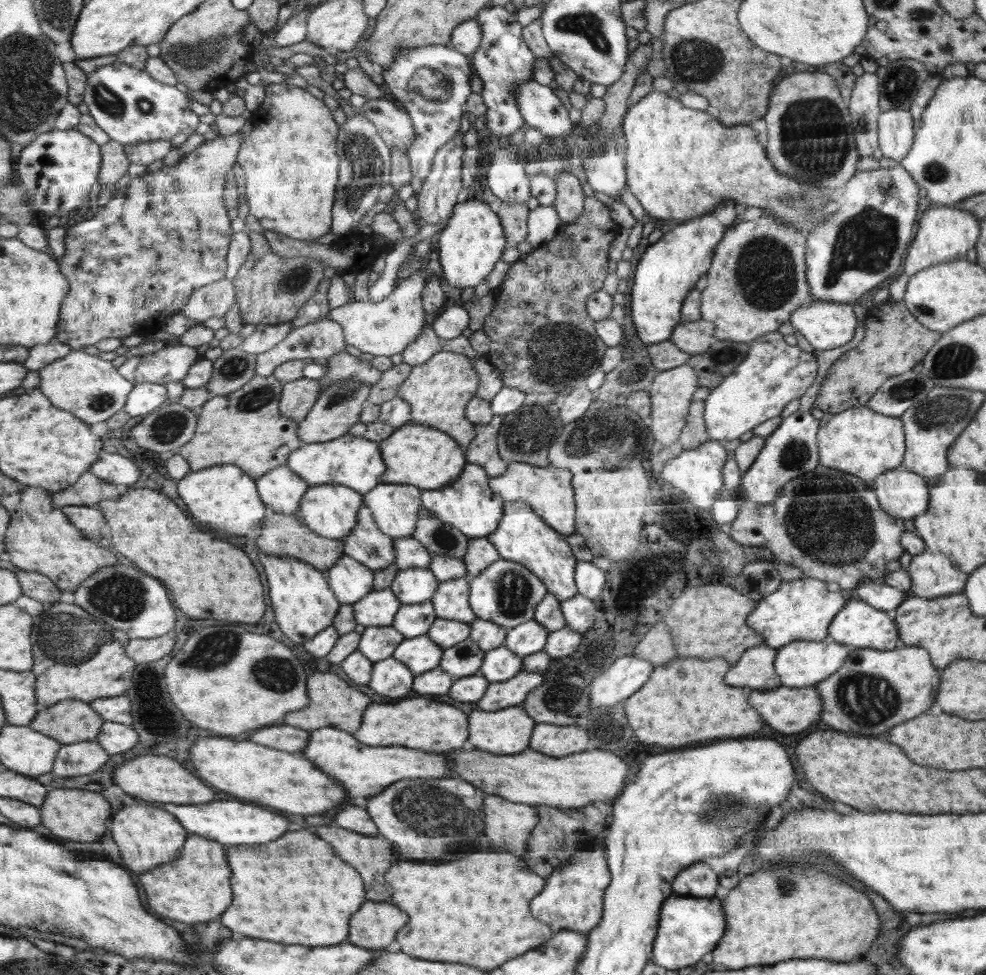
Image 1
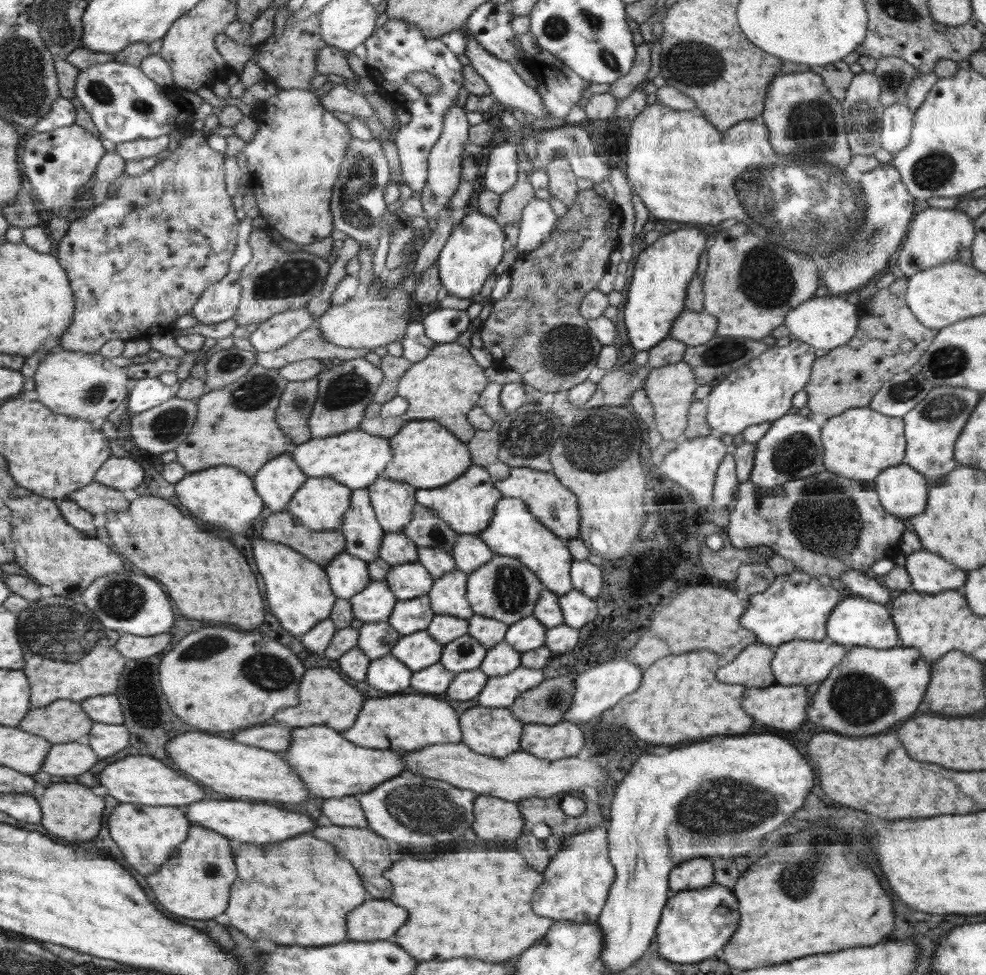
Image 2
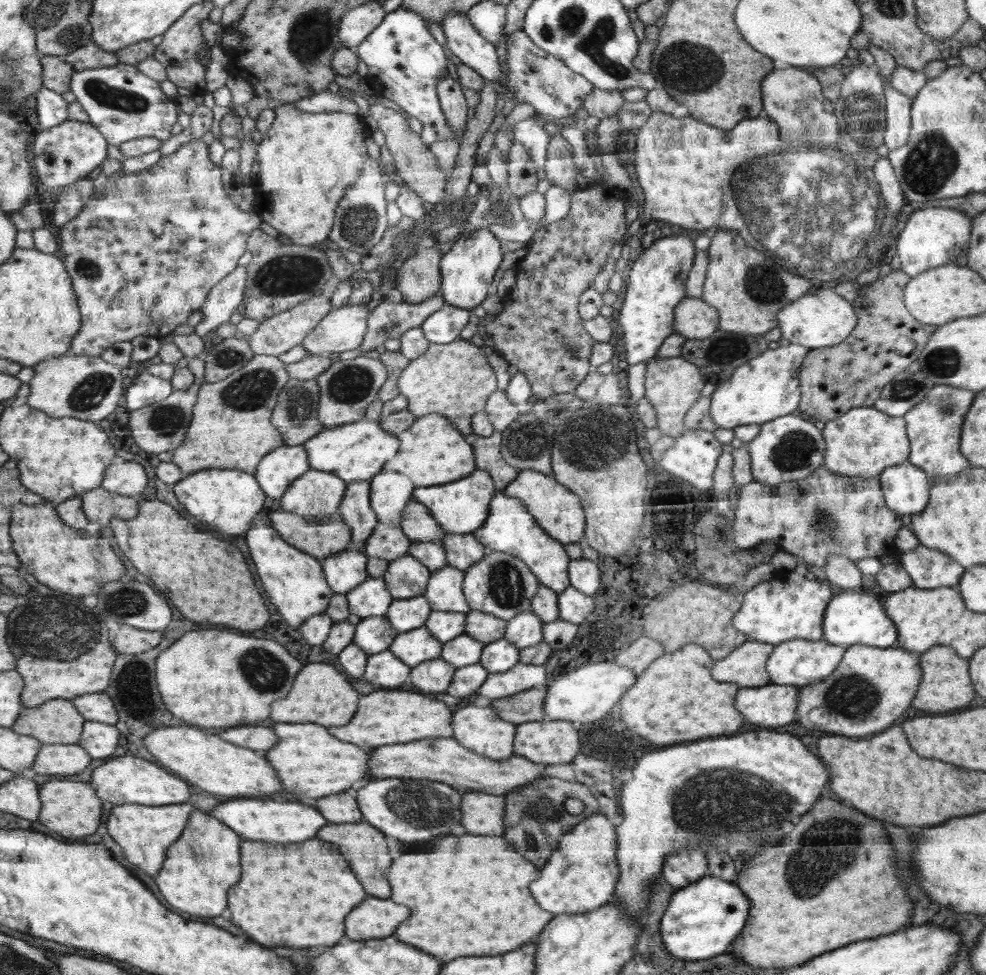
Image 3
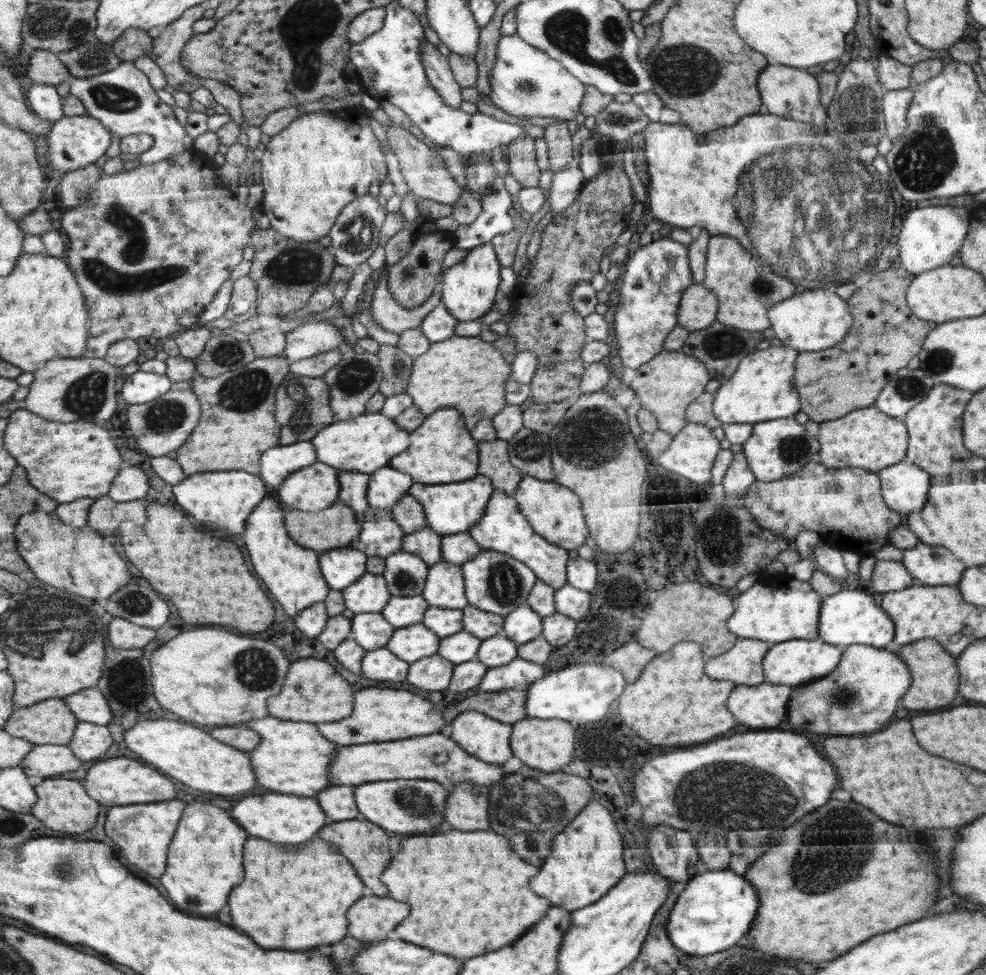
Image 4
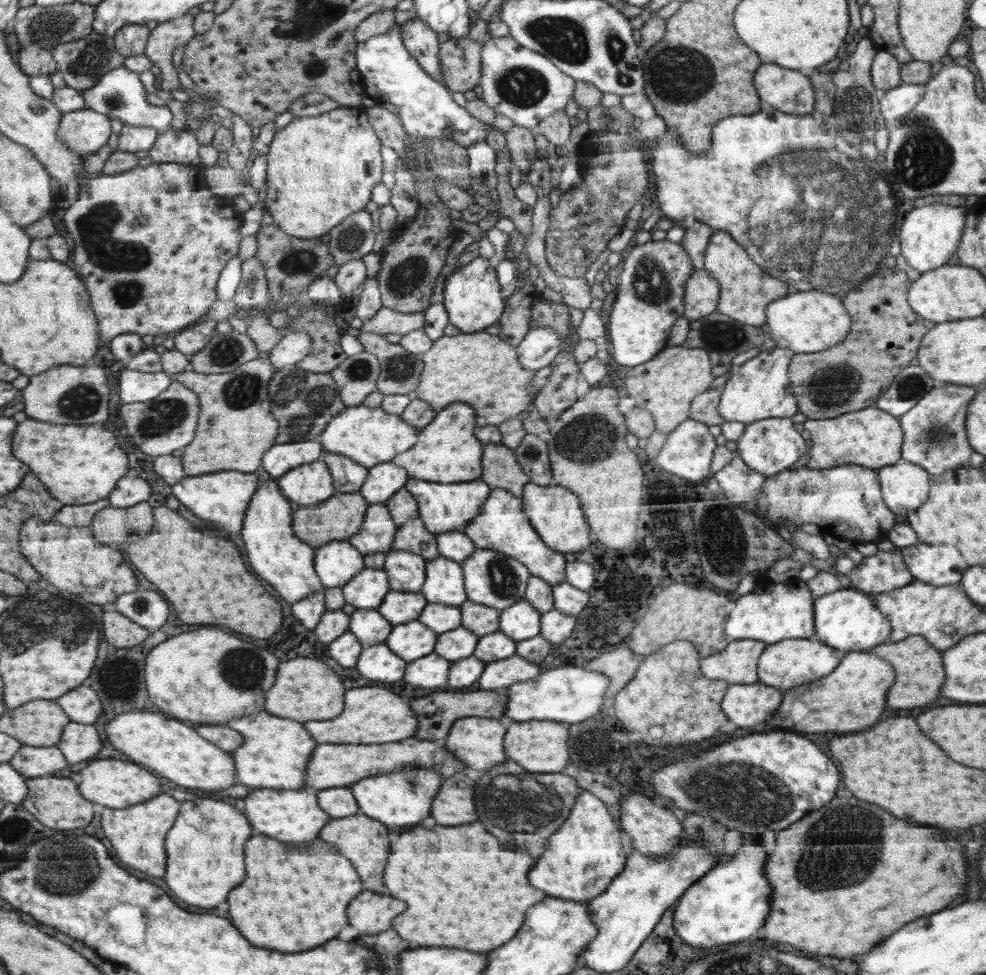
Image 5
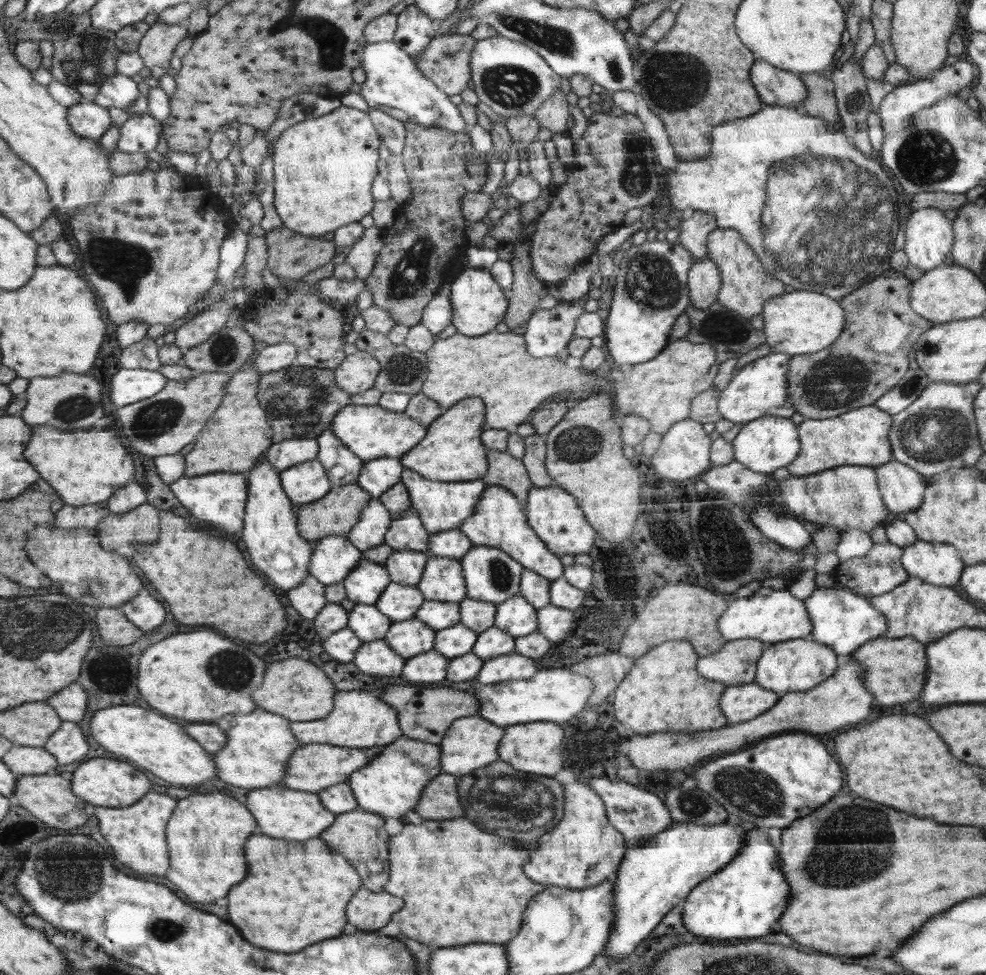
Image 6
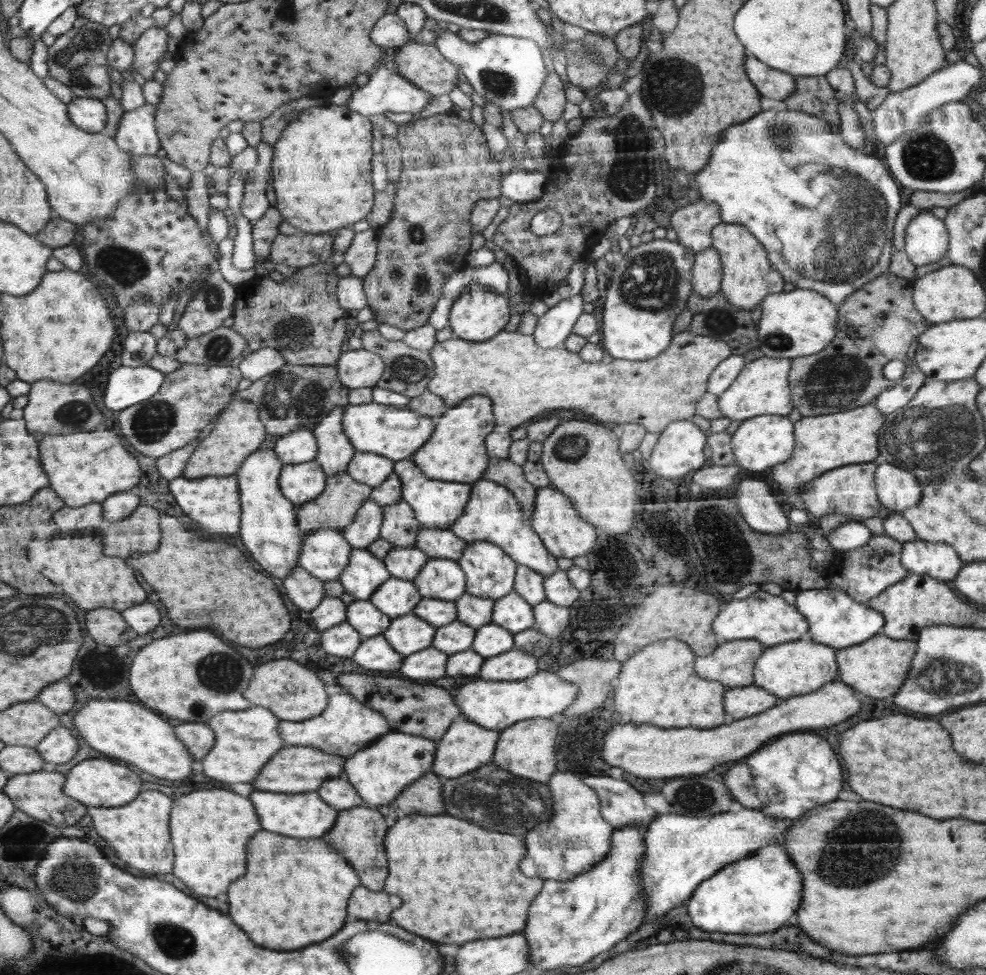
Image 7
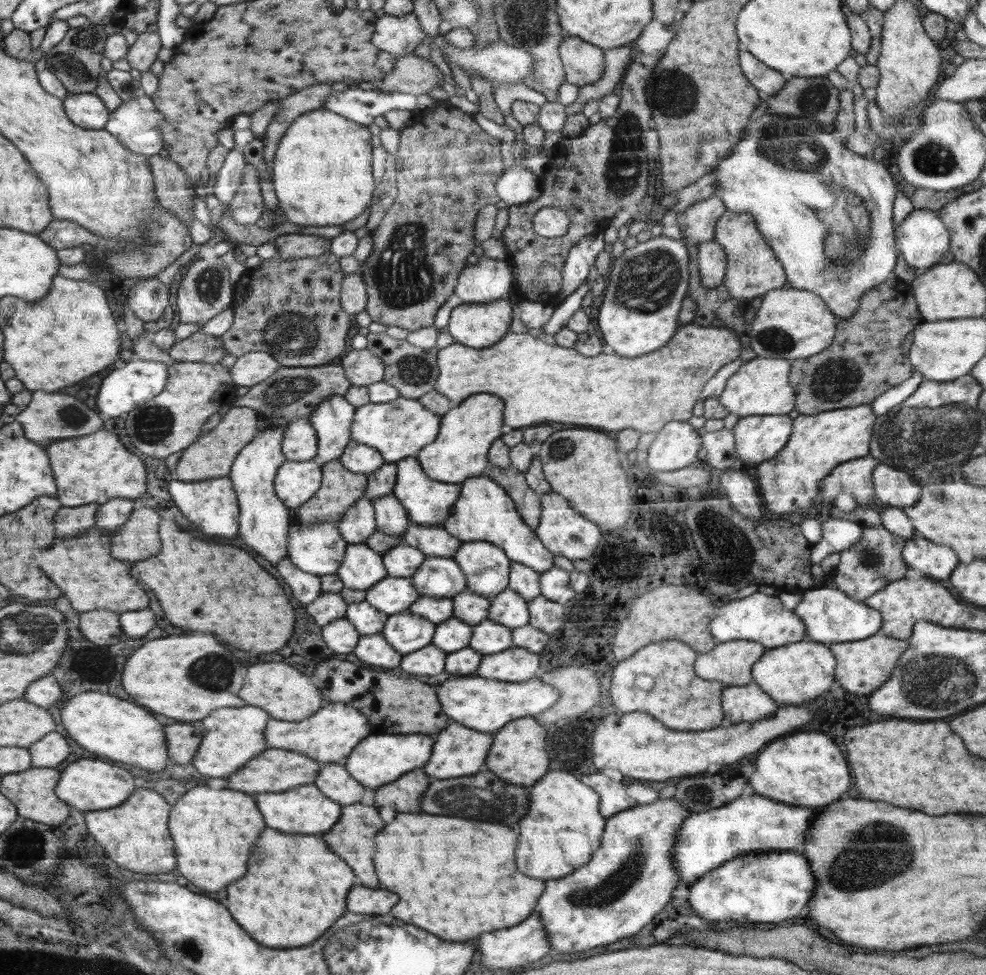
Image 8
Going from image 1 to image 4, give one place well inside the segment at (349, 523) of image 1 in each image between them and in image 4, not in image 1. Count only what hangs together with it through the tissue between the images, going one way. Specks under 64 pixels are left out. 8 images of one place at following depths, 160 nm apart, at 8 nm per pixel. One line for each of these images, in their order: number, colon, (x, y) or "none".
2: (320, 504)
3: (316, 496)
4: (315, 488)

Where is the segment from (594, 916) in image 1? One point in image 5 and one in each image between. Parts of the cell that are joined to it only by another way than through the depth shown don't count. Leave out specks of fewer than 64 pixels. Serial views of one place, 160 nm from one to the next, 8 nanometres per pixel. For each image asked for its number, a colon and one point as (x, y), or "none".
2: (578, 880)
3: (582, 877)
4: (585, 862)
5: (583, 857)

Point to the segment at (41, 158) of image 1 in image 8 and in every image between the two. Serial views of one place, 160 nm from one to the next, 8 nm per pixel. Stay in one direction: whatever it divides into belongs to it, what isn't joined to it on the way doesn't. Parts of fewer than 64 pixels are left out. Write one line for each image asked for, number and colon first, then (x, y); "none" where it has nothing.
2: (58, 162)
3: (64, 154)
4: (74, 142)
5: (85, 131)
6: (88, 119)
7: (89, 114)
8: (87, 110)

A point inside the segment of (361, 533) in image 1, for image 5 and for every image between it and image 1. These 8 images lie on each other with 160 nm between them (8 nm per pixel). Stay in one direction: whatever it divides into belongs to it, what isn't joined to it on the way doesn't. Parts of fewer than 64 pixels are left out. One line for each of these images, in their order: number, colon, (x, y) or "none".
2: (363, 532)
3: (357, 512)
4: (354, 484)
5: (348, 476)

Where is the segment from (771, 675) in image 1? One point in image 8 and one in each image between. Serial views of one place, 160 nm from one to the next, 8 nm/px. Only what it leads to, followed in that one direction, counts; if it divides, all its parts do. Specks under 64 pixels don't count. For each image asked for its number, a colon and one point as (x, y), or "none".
2: (752, 667)
3: (746, 666)
4: (743, 663)
5: (737, 663)
6: (735, 663)
7: (732, 663)
8: (731, 662)

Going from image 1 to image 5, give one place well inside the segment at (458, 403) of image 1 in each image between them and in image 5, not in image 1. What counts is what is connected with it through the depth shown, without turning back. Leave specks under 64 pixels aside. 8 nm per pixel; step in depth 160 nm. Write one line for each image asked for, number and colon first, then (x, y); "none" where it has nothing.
2: (445, 386)
3: (454, 380)
4: (467, 373)
5: (483, 370)

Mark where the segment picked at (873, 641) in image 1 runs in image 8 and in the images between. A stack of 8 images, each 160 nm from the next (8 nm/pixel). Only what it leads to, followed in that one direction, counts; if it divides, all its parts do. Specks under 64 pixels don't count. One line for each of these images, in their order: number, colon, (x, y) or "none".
2: (859, 621)
3: (855, 618)
4: (850, 617)
5: (847, 620)
6: (842, 620)
7: (837, 619)
8: (832, 616)

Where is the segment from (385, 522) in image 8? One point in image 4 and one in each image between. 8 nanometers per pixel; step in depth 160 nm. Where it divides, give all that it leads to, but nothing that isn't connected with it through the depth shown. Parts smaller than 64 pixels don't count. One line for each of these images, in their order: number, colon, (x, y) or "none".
4: (425, 543)
5: (412, 536)
6: (406, 532)
7: (399, 526)

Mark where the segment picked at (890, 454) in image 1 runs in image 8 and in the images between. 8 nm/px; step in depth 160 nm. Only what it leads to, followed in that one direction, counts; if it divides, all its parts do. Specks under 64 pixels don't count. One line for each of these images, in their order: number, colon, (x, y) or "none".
2: (861, 443)
3: (864, 442)
4: (868, 439)
5: (870, 437)
6: (860, 437)
7: (824, 443)
8: (792, 482)

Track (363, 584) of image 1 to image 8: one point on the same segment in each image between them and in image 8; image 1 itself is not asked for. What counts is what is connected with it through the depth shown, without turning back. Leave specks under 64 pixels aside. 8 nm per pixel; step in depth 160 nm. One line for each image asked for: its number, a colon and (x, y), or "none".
2: (348, 575)
3: (345, 571)
4: (342, 567)
5: (338, 562)
6: (335, 557)
7: (326, 553)
8: (318, 549)

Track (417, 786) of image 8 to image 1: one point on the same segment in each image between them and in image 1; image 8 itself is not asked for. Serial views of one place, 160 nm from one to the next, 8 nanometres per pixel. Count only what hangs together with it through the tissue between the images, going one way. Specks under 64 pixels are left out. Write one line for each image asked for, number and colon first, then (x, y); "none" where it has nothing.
1: (509, 825)
2: (498, 819)
3: (481, 814)
4: (467, 807)
5: (453, 805)
6: (439, 801)
7: (424, 796)

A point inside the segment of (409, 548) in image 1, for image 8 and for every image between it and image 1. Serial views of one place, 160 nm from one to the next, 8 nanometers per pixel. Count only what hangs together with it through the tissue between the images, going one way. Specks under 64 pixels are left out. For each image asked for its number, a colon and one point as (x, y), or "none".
2: (396, 548)
3: (388, 541)
4: (381, 535)
5: (376, 535)
6: (369, 532)
7: (365, 529)
8: (357, 525)

